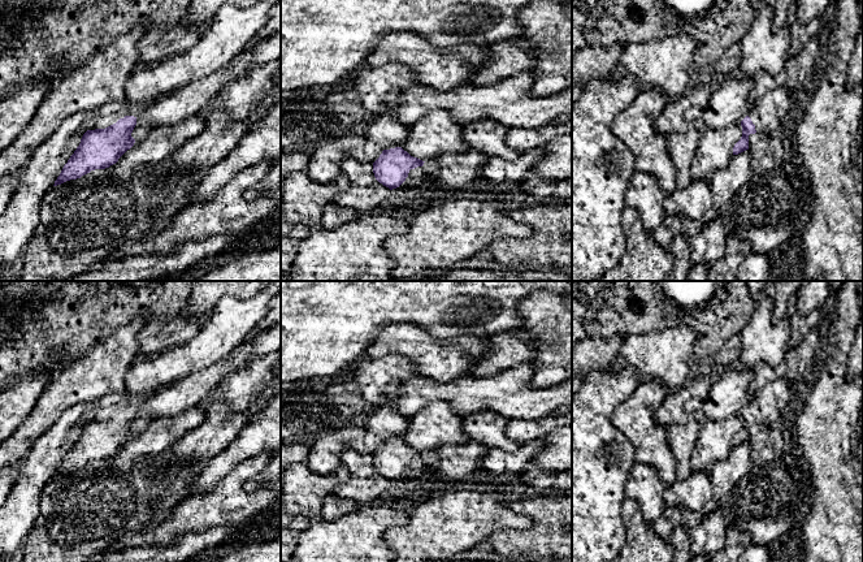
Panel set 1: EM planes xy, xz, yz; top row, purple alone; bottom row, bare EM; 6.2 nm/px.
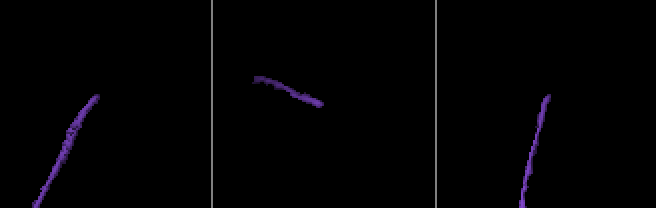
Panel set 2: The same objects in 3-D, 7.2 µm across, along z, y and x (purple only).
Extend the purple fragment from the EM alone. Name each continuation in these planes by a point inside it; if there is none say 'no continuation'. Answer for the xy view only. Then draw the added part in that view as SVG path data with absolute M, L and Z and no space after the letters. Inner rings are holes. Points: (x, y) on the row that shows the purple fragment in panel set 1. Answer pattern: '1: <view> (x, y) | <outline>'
1: xy (137, 134) | M144 124L140 129L136 129L131 133L131 137L135 139L135 140L139 140L142 139L152 127L147 124Z

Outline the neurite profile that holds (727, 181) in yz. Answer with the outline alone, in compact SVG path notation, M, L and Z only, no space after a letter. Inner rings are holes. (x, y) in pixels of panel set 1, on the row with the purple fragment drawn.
M749 150L733 155L729 163L714 174L710 187L712 206L701 220L702 225L710 224L716 216L721 215L723 208L729 203L734 193L747 181L749 176Z

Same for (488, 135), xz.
M485 118L464 122L463 137L472 150L485 154L487 157L516 160L520 152L506 142L508 127L500 122Z

